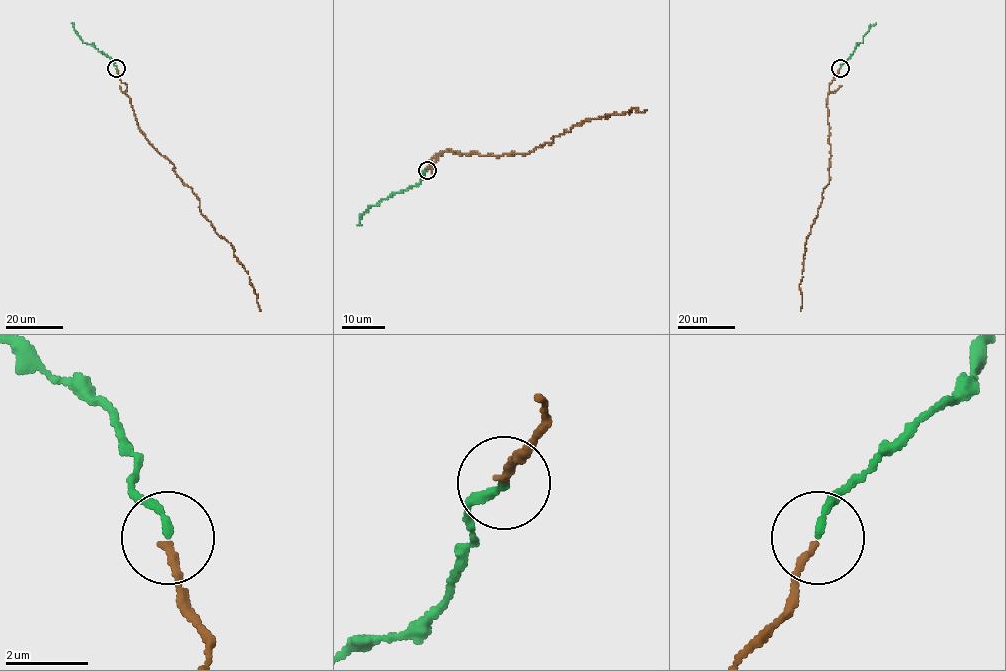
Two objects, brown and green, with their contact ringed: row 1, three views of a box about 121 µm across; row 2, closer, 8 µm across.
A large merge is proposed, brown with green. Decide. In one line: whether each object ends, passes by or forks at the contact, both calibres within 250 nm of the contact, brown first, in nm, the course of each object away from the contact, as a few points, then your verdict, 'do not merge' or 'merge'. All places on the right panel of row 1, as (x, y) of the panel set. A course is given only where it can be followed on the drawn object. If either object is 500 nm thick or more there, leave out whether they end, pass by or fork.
brown ends there; green ends there; 170 nm thick on the brown side, 170 nm on the other; brown runs (840, 68), (828, 87), (829, 183), (823, 188), (818, 215), (805, 243), (799, 285), (802, 294), (800, 310); green runs (840, 68), (875, 22); do not merge

